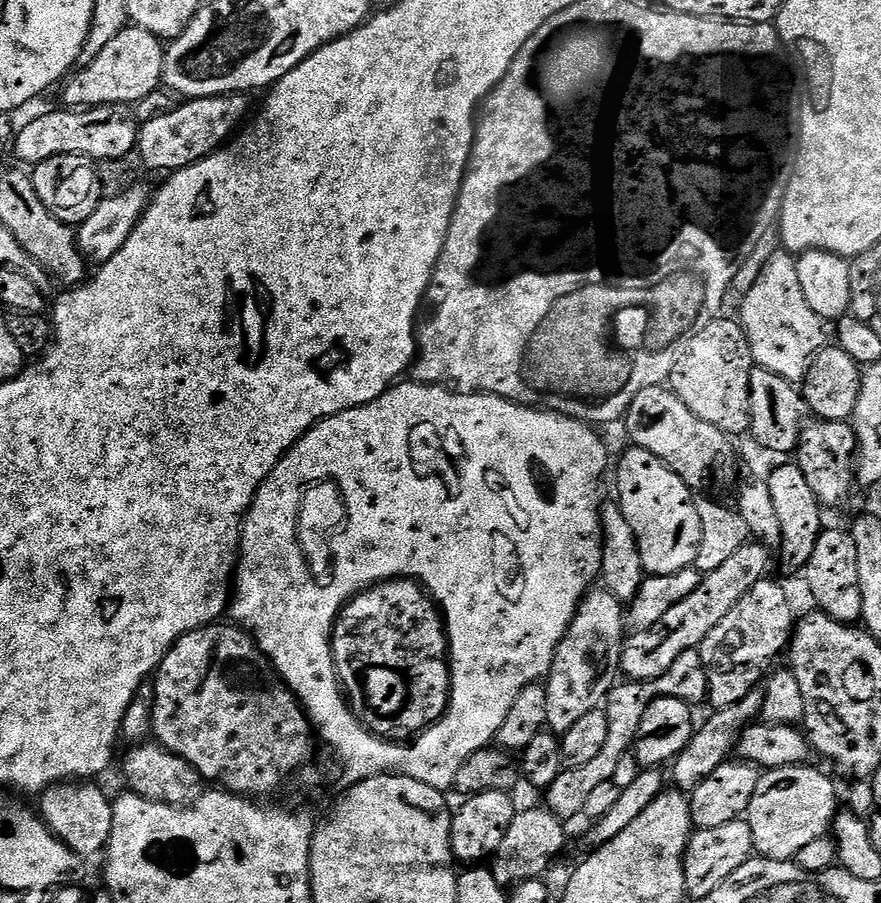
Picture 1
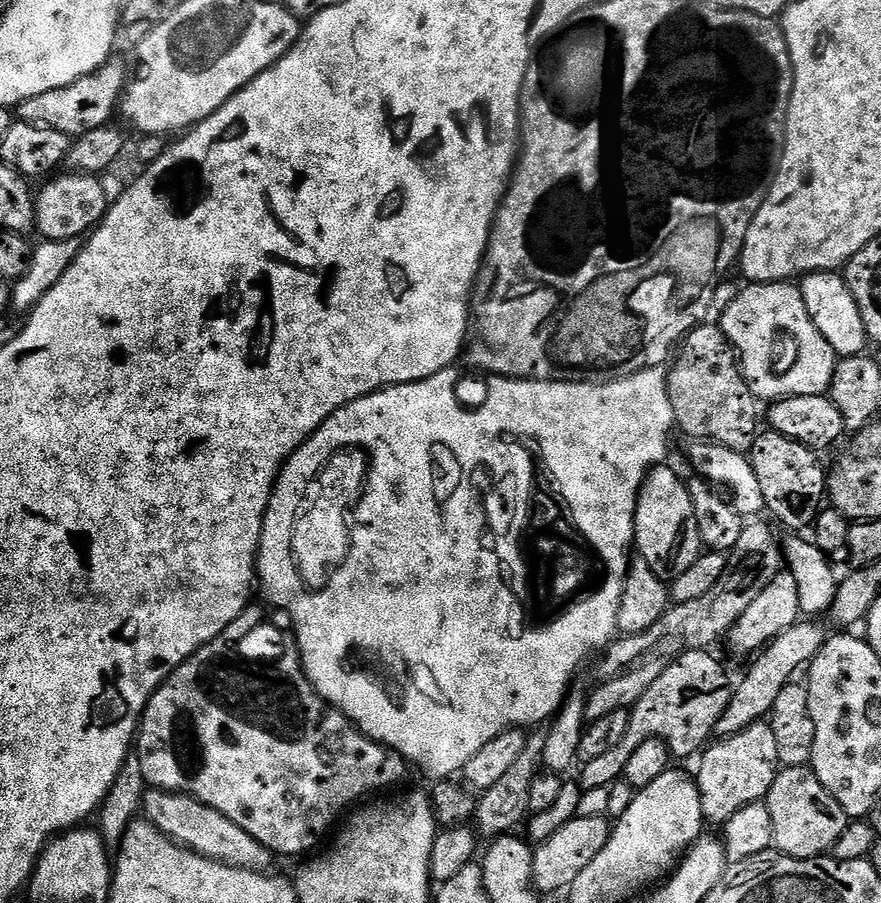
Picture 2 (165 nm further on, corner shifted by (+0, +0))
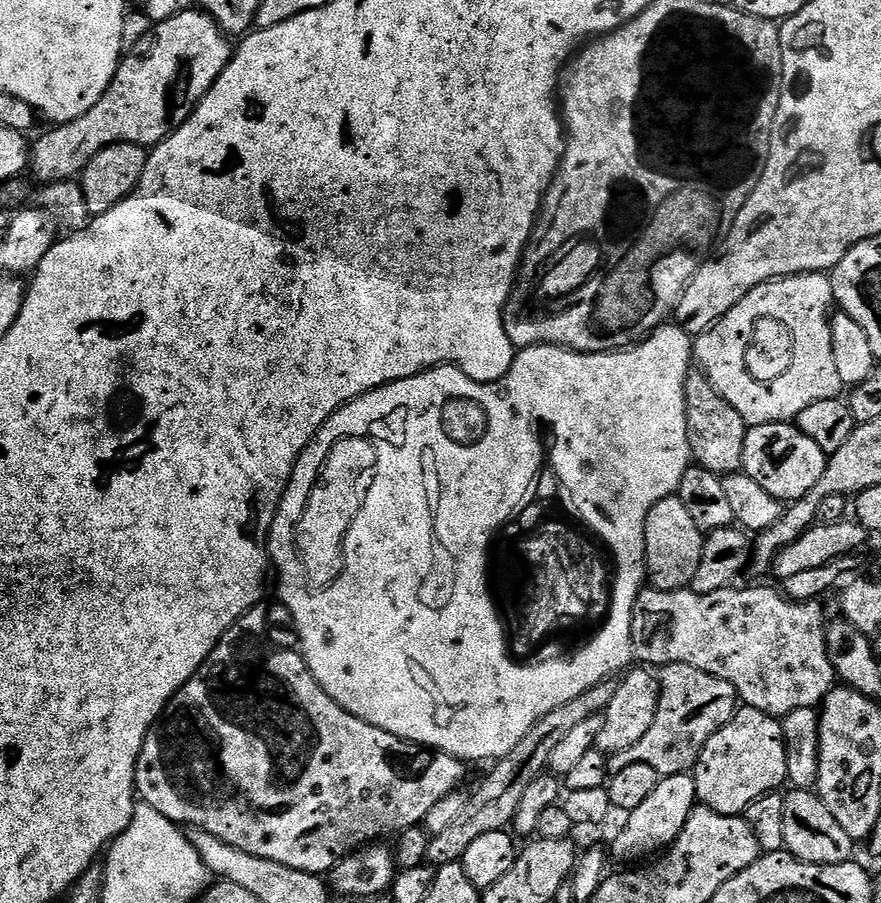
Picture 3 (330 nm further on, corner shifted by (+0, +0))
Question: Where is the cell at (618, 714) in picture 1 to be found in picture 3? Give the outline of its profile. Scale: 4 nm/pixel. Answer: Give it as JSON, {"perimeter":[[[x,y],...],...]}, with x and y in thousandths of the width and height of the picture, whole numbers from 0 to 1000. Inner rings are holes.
{"perimeter":[[[760,735],[748,745],[749,772],[745,798],[733,814],[715,831],[690,838],[690,855],[711,853],[711,848],[732,846],[742,848],[748,859],[775,859],[790,849],[801,822],[838,787],[838,772],[833,760],[810,746],[788,742],[788,738]]]}

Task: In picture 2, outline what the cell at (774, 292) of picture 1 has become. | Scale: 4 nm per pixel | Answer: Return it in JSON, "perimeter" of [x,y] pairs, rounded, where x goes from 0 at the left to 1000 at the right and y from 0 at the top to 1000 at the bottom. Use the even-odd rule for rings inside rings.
{"perimeter":[[[882,312],[880,315],[856,315],[850,313],[849,328],[844,323],[840,323],[826,338],[822,341],[822,347],[815,351],[817,364],[824,370],[824,374],[834,385],[837,395],[840,400],[840,409],[844,415],[844,422],[849,424],[849,431],[858,440],[859,444],[880,445],[890,443],[893,439],[934,439],[939,435],[940,430],[944,426],[947,419],[947,410],[949,409],[950,392],[942,383],[942,379],[938,379],[938,374],[933,374],[933,370],[928,370],[928,361],[924,361],[924,357],[919,357],[919,348],[915,343],[915,334],[910,334],[910,326],[907,318],[899,312]],[[881,365],[899,365],[910,374],[910,405],[913,410],[906,412],[906,416],[892,416],[892,419],[869,419],[872,416],[872,403],[856,403],[854,394],[858,392],[858,383],[856,383],[856,372],[863,372],[860,379],[863,383],[867,383],[867,390],[874,390],[874,377],[879,372]]]}

